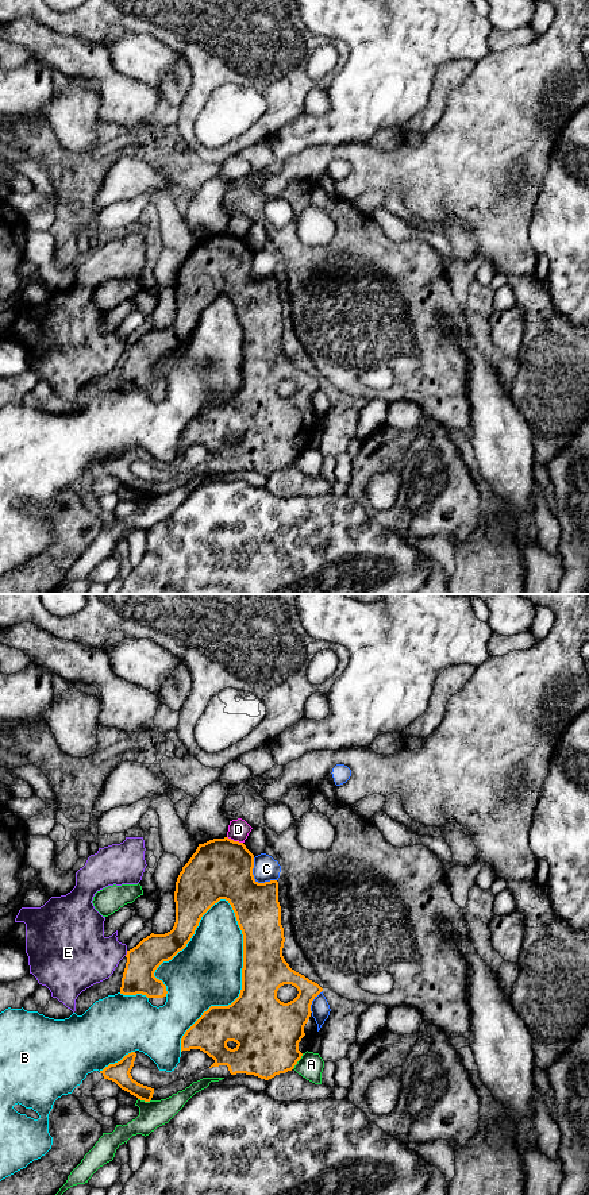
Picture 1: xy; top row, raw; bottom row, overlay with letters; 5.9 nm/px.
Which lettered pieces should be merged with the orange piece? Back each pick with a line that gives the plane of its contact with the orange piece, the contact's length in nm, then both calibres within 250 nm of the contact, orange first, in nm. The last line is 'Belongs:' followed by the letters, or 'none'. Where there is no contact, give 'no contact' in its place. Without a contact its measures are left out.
Belongs: none

